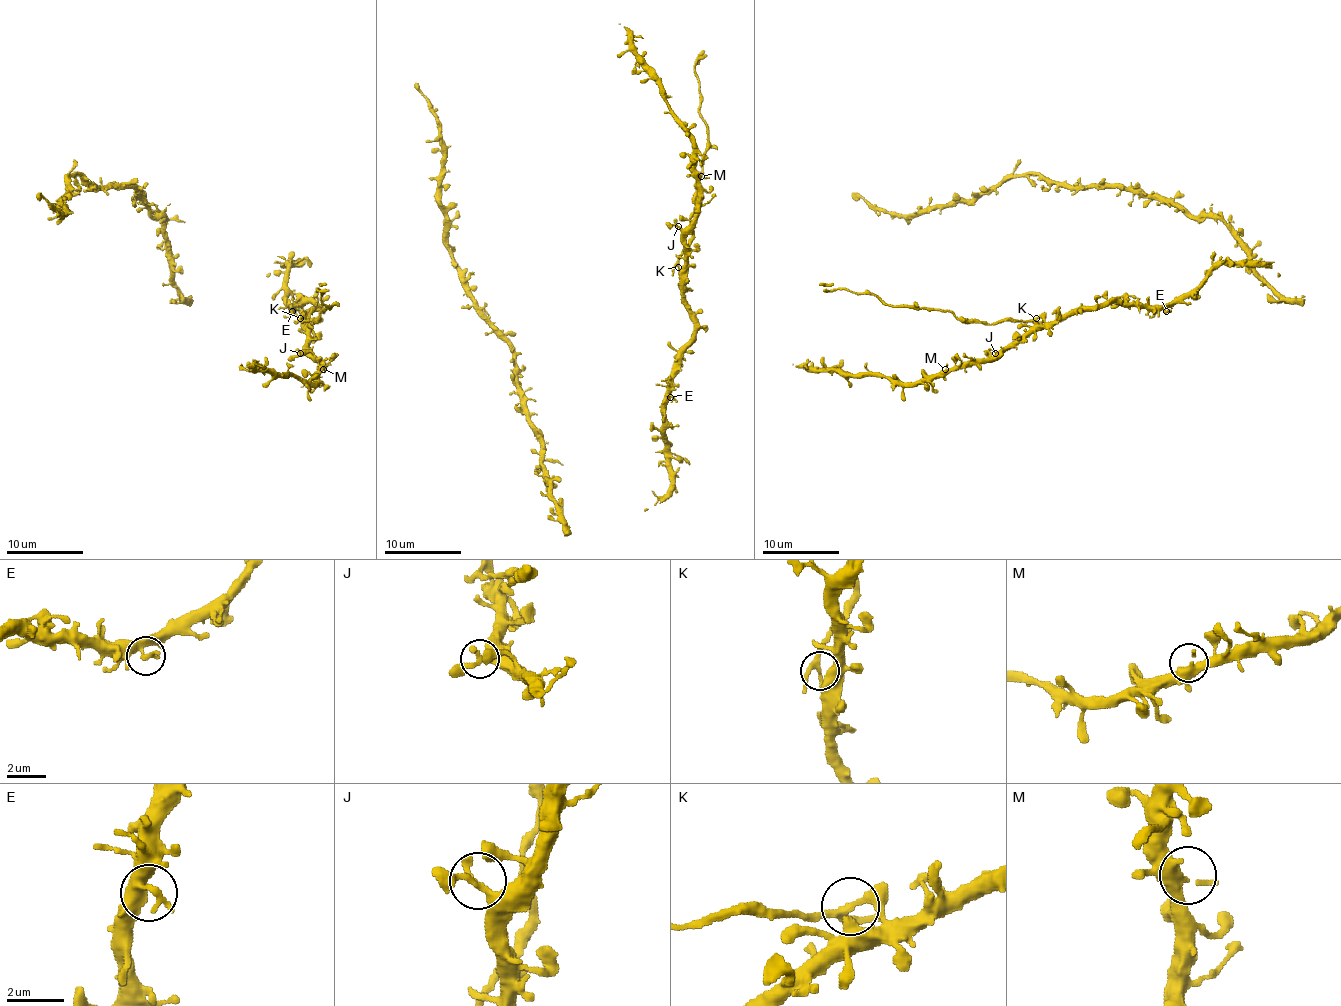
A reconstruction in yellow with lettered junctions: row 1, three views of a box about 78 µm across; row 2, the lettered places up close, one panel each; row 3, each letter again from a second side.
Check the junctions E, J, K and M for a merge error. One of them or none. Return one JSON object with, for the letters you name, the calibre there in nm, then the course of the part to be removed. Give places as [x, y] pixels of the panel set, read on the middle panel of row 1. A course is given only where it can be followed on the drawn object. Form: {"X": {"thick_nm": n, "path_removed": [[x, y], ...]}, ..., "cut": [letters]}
{"K": {"thick_nm": 260, "path_removed": [[678, 266], [691, 237], [695, 189], [707, 147], [707, 122], [699, 112], [695, 74], [697, 59], [705, 51]]}, "cut": ["K"]}

